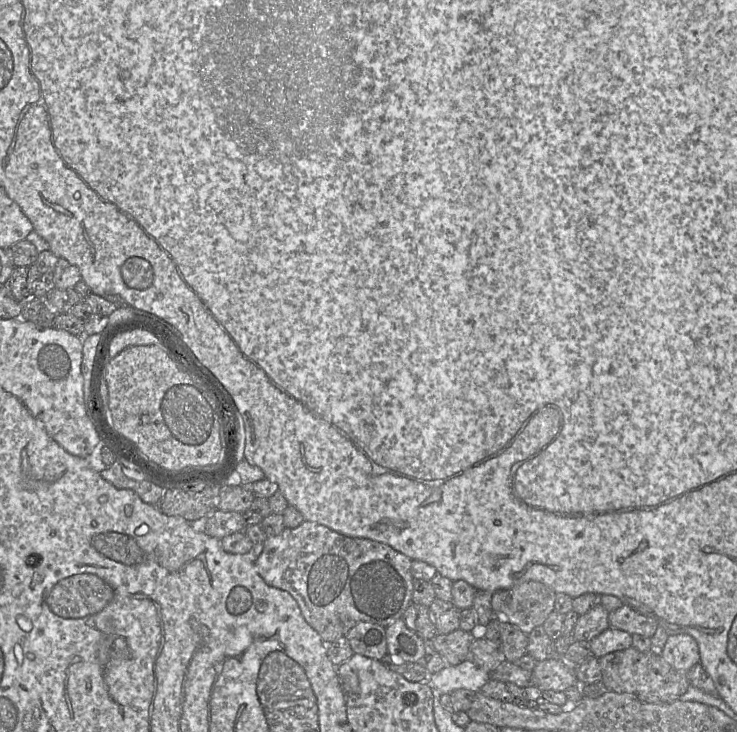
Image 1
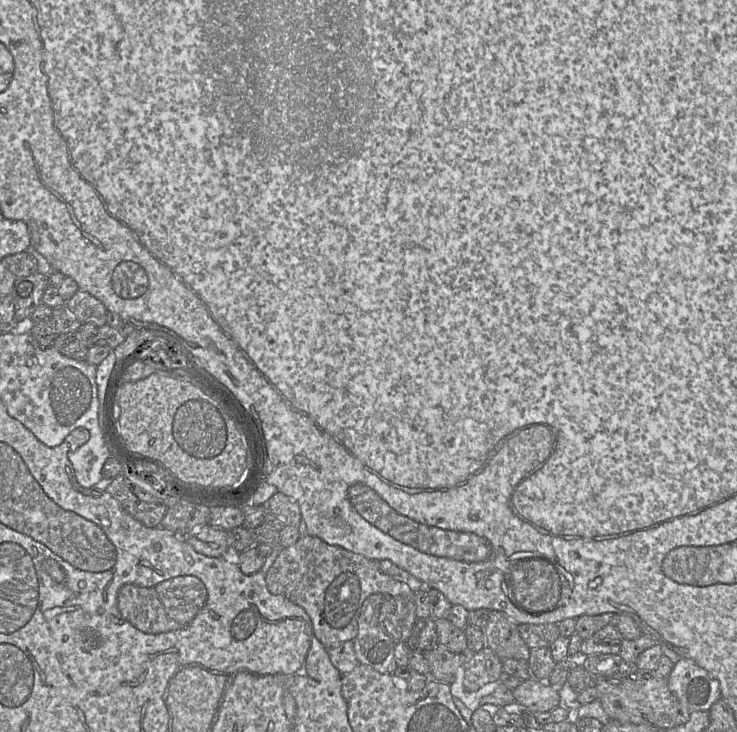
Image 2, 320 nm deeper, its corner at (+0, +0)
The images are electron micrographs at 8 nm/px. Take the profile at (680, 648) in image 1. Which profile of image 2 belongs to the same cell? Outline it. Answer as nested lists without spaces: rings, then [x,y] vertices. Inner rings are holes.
[[[681,658],[667,678],[671,693],[690,712],[709,711],[721,698],[719,682],[693,660]]]

